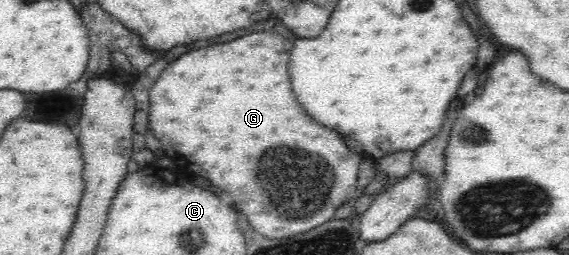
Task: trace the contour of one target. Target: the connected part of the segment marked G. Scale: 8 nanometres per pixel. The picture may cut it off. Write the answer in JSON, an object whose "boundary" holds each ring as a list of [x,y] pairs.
{"boundary":[[[277,21],[267,32],[253,32],[253,34],[241,36],[237,40],[231,40],[227,44],[213,44],[213,46],[207,46],[207,48],[193,50],[193,52],[183,54],[181,58],[177,58],[173,64],[169,64],[161,72],[161,76],[155,80],[153,90],[149,94],[149,102],[151,102],[151,106],[149,106],[151,108],[151,112],[149,112],[149,128],[161,140],[163,150],[167,150],[169,154],[171,154],[171,150],[177,152],[177,154],[181,154],[187,162],[191,162],[195,166],[193,172],[199,168],[197,172],[203,174],[203,168],[207,168],[209,180],[213,180],[213,184],[219,186],[221,190],[225,190],[231,196],[235,196],[239,208],[243,208],[243,216],[247,216],[247,220],[251,220],[251,228],[255,228],[255,232],[263,234],[265,238],[289,238],[290,236],[298,235],[299,233],[304,233],[310,231],[312,228],[321,226],[321,224],[326,223],[328,220],[334,219],[335,210],[339,206],[343,206],[347,201],[353,202],[361,193],[357,185],[360,156],[355,156],[343,144],[343,140],[341,140],[341,136],[337,132],[331,132],[329,128],[323,128],[321,124],[315,124],[315,120],[311,120],[305,114],[305,110],[297,104],[297,100],[295,100],[295,96],[291,92],[287,64],[289,64],[289,54],[291,54],[295,40],[297,40],[297,36],[290,32],[283,22]]]}

